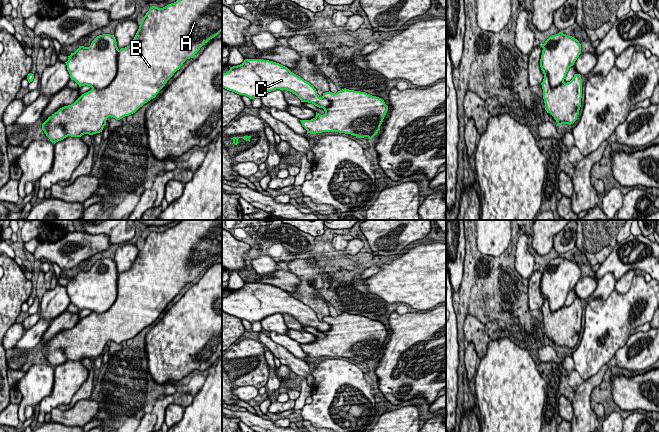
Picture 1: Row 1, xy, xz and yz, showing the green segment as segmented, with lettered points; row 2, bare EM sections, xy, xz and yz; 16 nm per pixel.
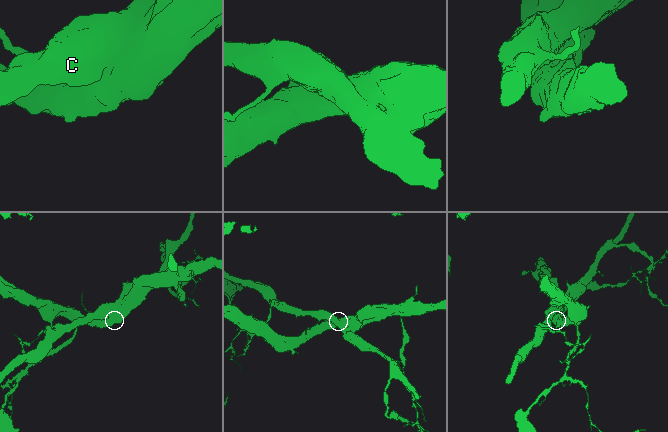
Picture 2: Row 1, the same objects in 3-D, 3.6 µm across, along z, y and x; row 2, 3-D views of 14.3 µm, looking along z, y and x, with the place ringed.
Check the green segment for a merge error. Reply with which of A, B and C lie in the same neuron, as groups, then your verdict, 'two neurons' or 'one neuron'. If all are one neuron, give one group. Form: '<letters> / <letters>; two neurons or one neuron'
A B / C; two neurons

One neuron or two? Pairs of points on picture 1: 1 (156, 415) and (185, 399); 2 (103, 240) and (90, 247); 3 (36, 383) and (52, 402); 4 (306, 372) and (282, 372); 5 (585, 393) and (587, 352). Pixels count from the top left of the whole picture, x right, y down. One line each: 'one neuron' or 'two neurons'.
1: one neuron
2: one neuron
3: two neurons
4: two neurons
5: two neurons

